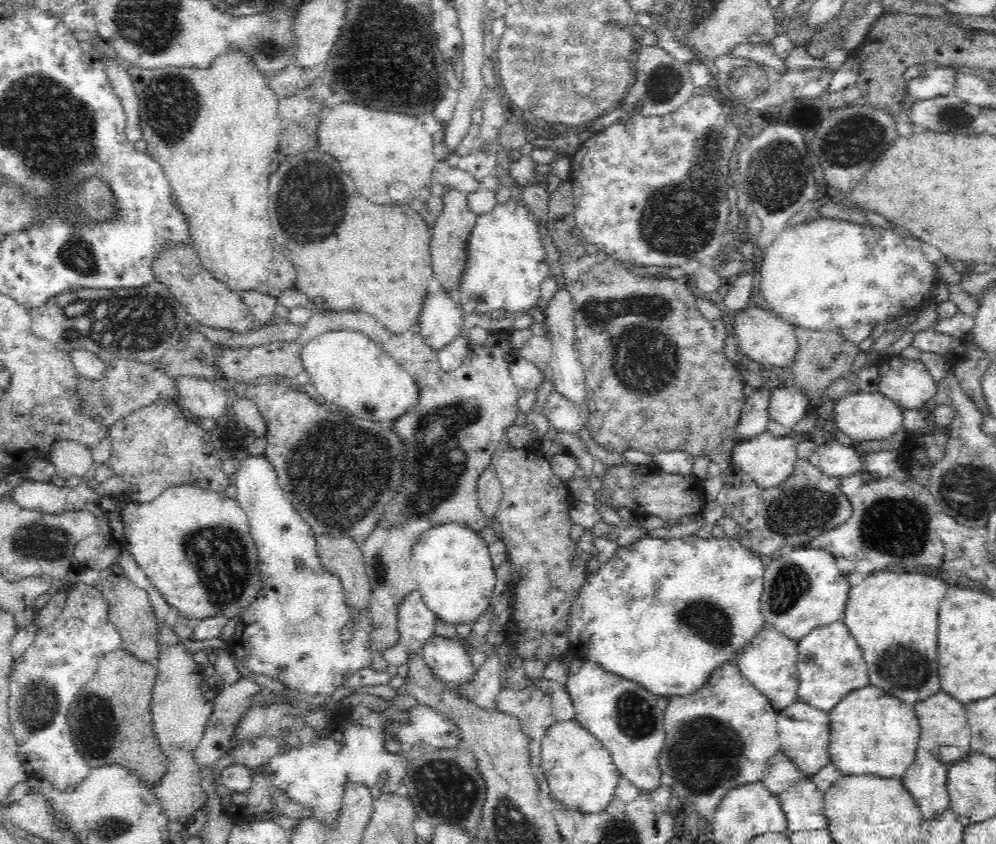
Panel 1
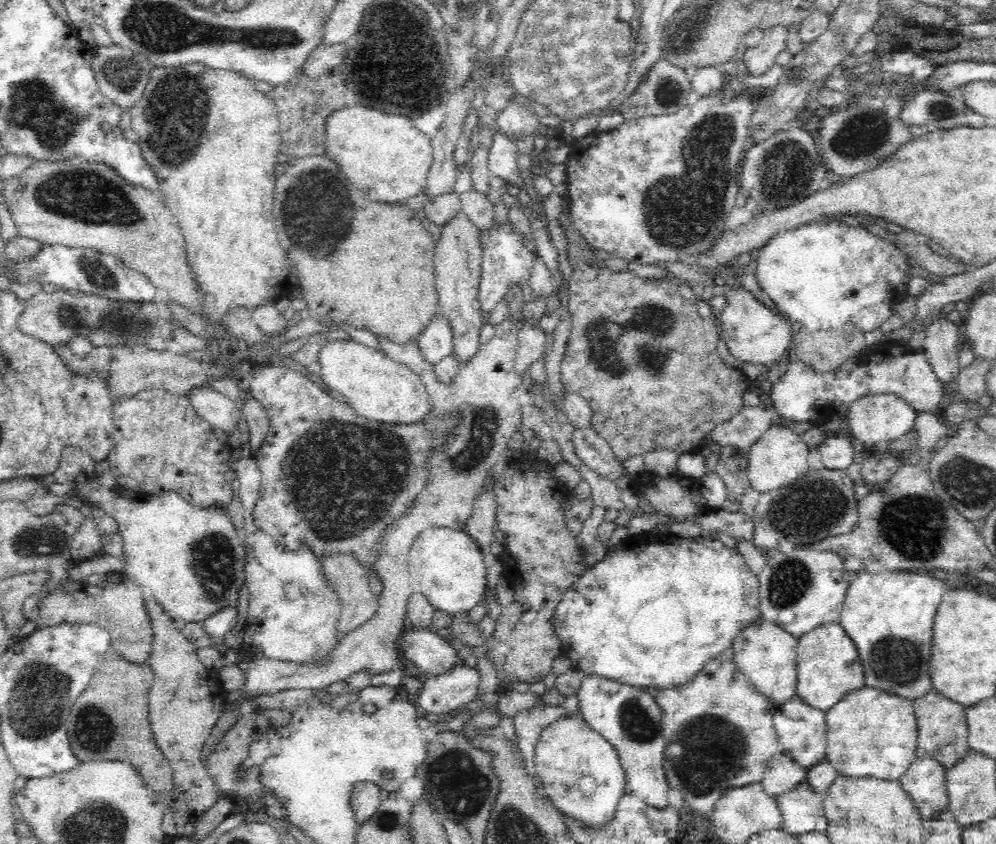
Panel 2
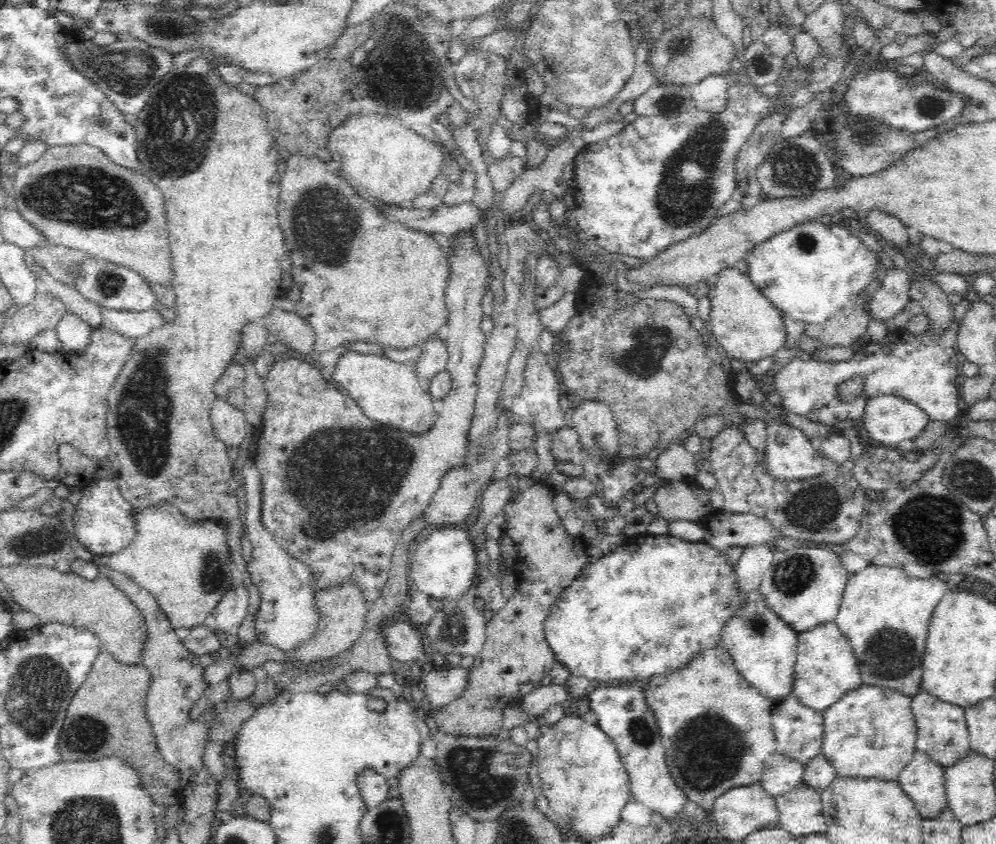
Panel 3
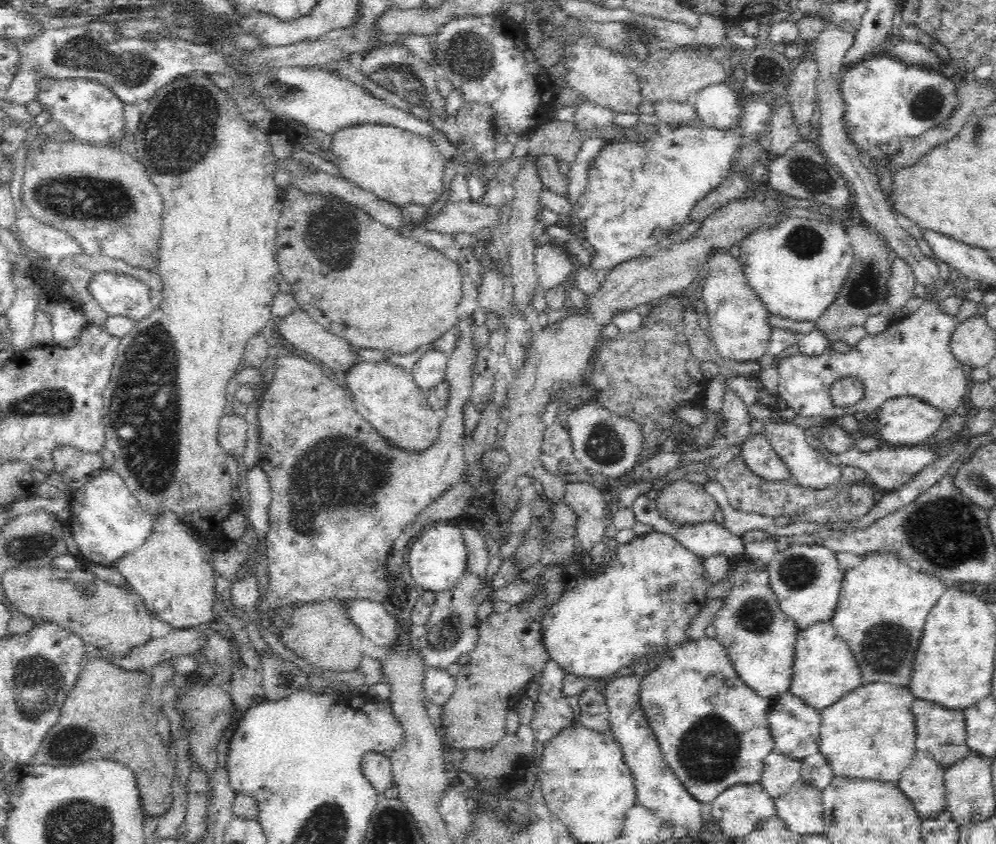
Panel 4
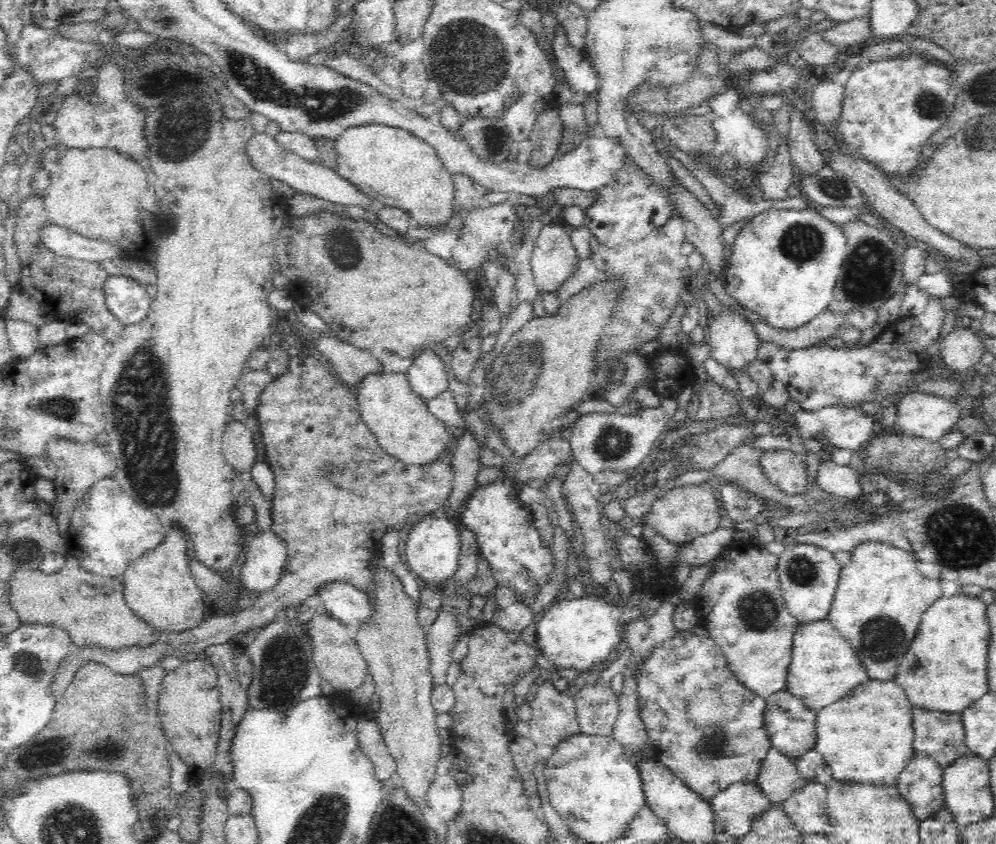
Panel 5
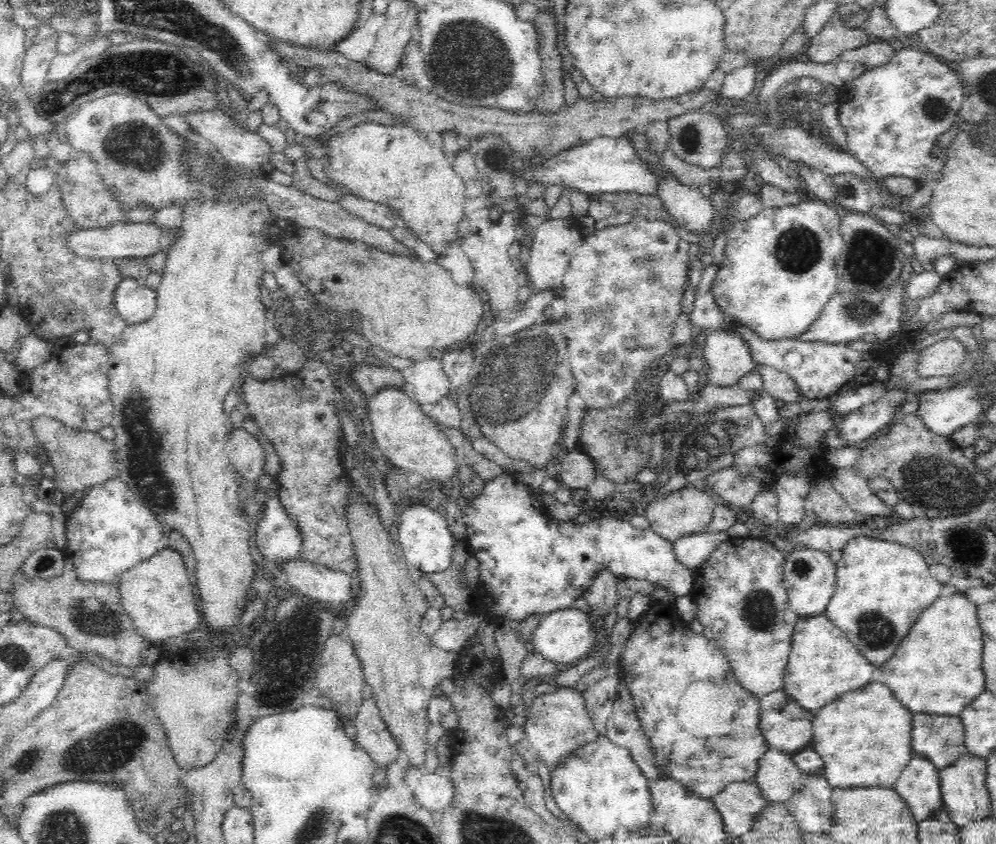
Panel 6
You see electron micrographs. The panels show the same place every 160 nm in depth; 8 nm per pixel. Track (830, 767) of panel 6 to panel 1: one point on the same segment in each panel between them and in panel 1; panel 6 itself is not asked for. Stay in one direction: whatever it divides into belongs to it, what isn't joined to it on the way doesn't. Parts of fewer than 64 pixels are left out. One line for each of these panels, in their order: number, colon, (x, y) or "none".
1: (872, 733)
2: (871, 733)
3: (856, 729)
4: (847, 736)
5: (878, 717)

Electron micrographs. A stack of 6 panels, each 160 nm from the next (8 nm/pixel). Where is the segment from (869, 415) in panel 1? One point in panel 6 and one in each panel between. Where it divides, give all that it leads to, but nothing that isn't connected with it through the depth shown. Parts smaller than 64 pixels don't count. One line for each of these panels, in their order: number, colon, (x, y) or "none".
2: (875, 418)
3: (893, 421)
4: (904, 421)
5: (924, 414)
6: (945, 411)

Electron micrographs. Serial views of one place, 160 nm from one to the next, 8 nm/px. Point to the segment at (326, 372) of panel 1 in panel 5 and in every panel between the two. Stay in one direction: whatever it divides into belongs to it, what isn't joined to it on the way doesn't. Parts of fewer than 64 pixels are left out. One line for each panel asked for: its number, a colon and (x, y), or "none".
2: (380, 388)
3: (388, 392)
4: (385, 394)
5: (403, 425)

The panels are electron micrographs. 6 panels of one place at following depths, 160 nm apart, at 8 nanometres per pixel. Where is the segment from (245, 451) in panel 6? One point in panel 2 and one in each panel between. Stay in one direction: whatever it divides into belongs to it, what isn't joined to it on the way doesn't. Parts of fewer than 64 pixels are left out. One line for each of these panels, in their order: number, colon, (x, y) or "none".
2: (217, 409)
3: (230, 424)
4: (233, 431)
5: (238, 446)

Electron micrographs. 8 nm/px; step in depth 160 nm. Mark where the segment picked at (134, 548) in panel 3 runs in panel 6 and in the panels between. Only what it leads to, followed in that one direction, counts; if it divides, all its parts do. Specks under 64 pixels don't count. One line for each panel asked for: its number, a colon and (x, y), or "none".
4: (174, 579)
5: (158, 588)
6: (159, 594)

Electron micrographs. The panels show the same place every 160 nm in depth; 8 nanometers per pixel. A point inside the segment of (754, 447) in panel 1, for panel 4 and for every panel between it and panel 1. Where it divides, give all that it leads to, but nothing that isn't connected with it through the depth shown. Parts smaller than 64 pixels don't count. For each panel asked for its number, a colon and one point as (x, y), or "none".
2: (780, 457)
3: (789, 455)
4: (812, 470)

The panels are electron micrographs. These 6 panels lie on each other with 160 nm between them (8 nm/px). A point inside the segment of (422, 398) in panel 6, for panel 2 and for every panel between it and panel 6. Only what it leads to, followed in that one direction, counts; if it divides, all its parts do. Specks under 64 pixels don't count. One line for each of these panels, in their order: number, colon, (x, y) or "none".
2: (437, 342)
3: (433, 359)
4: (430, 370)
5: (426, 376)

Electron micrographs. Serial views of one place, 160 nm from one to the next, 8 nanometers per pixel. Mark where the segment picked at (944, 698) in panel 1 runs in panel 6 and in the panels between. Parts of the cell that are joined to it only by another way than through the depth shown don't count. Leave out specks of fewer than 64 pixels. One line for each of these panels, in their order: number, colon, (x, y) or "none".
2: (942, 724)
3: (942, 732)
4: (941, 732)
5: (940, 735)
6: (938, 738)

